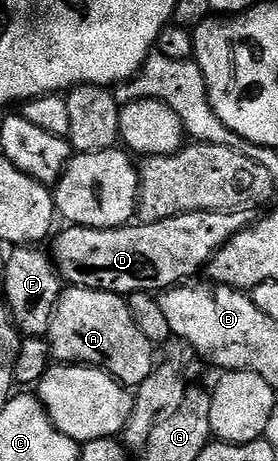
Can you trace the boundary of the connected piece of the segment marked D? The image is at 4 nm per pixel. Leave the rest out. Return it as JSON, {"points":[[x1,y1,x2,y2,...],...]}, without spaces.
{"points":[[192,211,151,225,131,223,119,229,72,225,53,238,52,260,59,277,70,287,123,295,134,292,158,295,197,278,194,276,201,269,203,272,236,234,251,225,251,214,246,211]]}

